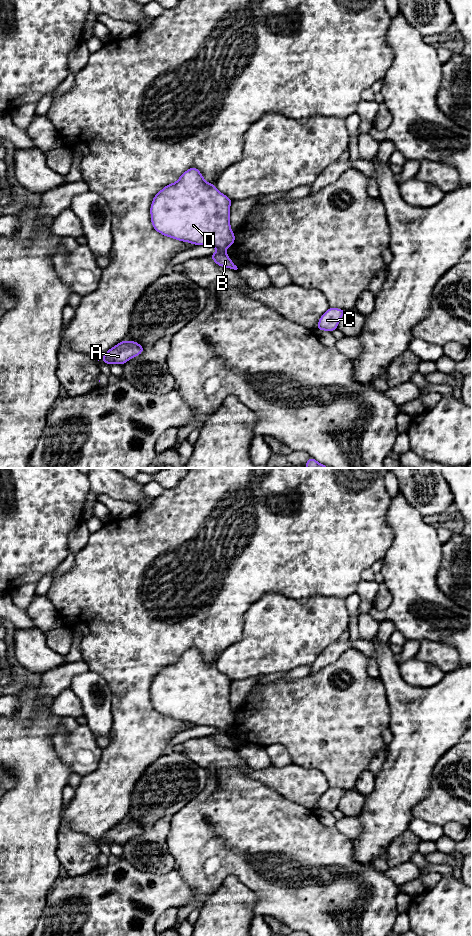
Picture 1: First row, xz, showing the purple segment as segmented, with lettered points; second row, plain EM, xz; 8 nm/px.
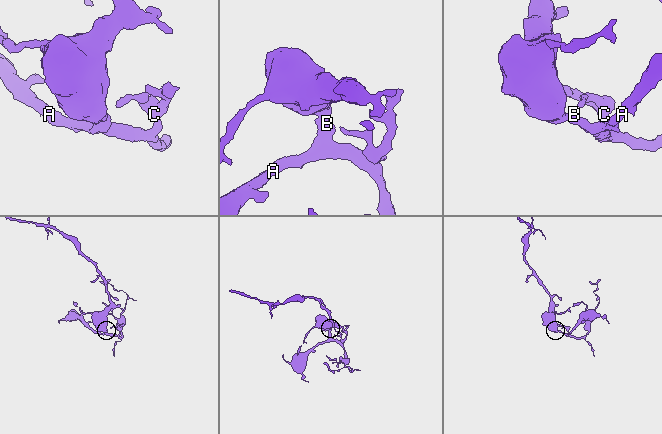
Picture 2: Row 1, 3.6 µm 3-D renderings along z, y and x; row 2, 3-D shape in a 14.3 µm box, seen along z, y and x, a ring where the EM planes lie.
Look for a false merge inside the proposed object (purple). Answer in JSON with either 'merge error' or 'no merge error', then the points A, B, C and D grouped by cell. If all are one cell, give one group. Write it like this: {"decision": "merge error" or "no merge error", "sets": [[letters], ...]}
{"decision": "merge error", "sets": [["A", "B", "C"], ["D"]]}

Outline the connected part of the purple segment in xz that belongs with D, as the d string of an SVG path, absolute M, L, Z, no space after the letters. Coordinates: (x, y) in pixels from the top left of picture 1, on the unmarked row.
M192 647L180 658L159 671L152 680L150 694L155 711L164 716L205 725L217 729L227 729L235 722L229 698L232 680L219 672L214 664L208 663L201 652Z

